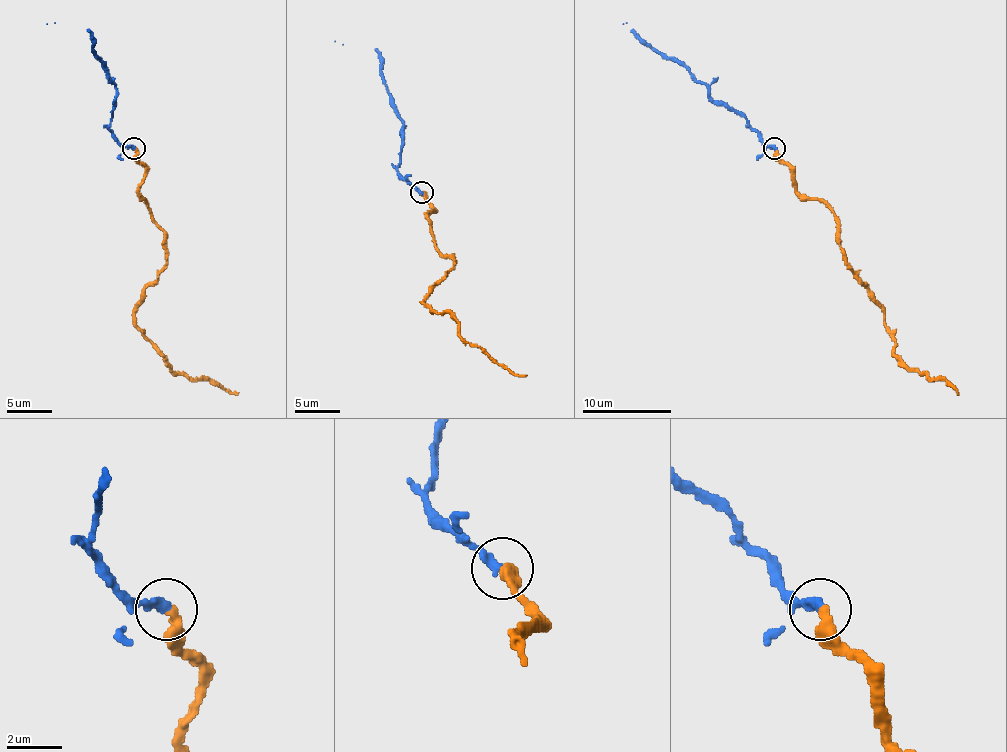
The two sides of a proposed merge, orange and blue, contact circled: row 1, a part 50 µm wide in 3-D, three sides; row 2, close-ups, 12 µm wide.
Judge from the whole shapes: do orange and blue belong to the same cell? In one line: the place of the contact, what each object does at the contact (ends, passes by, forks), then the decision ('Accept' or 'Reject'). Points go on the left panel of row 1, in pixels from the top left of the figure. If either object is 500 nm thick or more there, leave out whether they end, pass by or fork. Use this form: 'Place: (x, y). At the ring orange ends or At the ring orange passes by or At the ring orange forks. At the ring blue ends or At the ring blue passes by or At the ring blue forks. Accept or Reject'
Place: (134, 148). At the ring orange ends. At the ring blue ends. Accept

